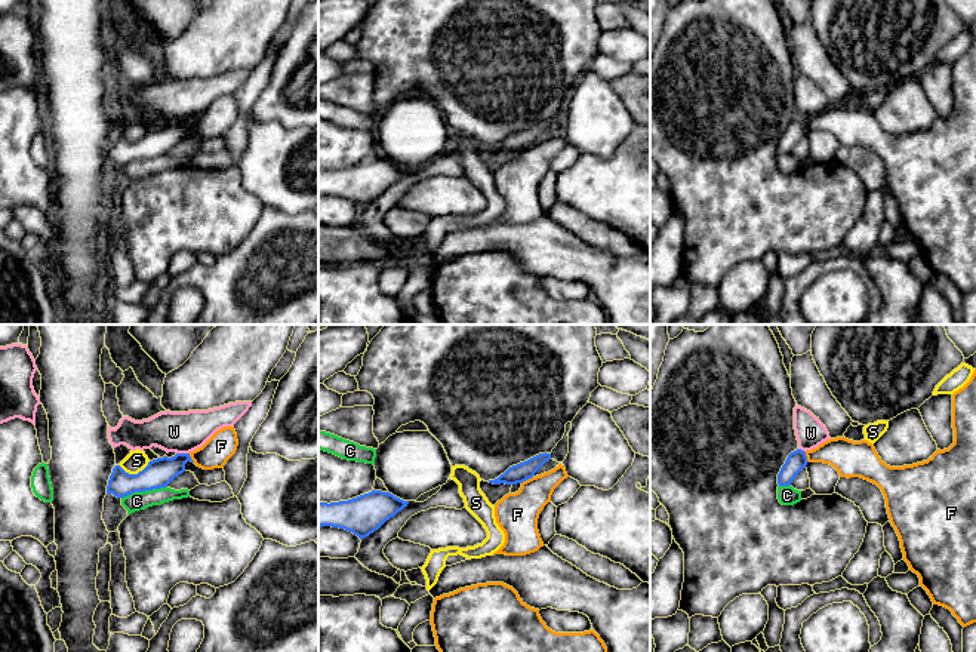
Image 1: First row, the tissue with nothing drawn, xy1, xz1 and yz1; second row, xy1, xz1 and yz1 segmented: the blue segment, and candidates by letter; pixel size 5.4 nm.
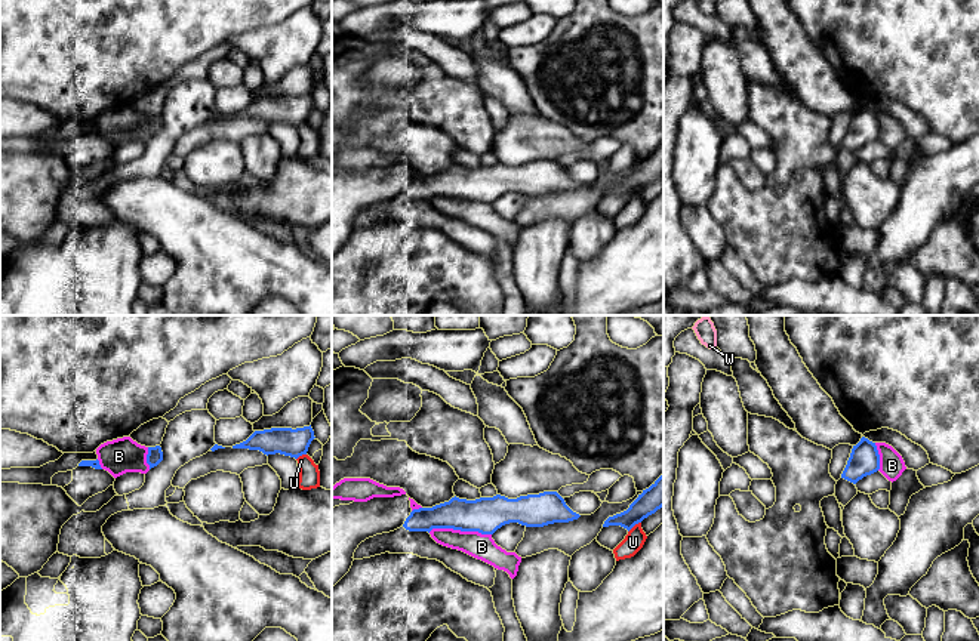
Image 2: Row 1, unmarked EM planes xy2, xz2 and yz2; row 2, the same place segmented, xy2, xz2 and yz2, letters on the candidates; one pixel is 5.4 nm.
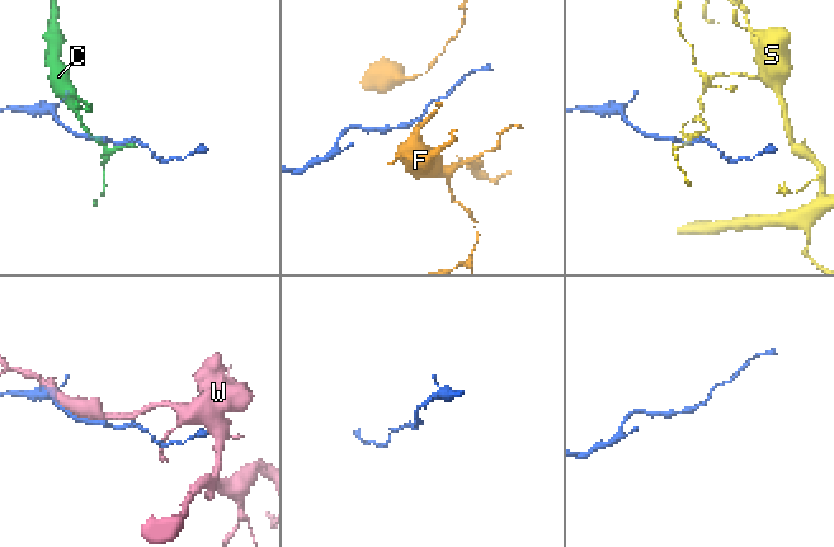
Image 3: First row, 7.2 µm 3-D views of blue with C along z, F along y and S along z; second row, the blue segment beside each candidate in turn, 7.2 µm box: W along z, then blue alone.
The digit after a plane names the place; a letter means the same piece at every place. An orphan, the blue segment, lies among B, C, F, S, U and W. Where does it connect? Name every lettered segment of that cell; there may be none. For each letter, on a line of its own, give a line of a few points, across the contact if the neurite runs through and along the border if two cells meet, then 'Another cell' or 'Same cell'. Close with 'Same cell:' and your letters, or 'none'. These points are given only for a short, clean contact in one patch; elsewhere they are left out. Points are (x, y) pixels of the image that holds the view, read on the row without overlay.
B: Line: xz2 (428, 200), (433, 197), (459, 197), (490, 203). Another cell
C: Another cell
F: Line: xz1 (532, 144), (522, 151). Another cell
S: Line: xy1 (150, 129), (136, 141), (126, 141), (119, 134). Another cell
U: Line: xz2 (640, 190), (628, 200). Another cell
W: Another cell
Same cell: none

